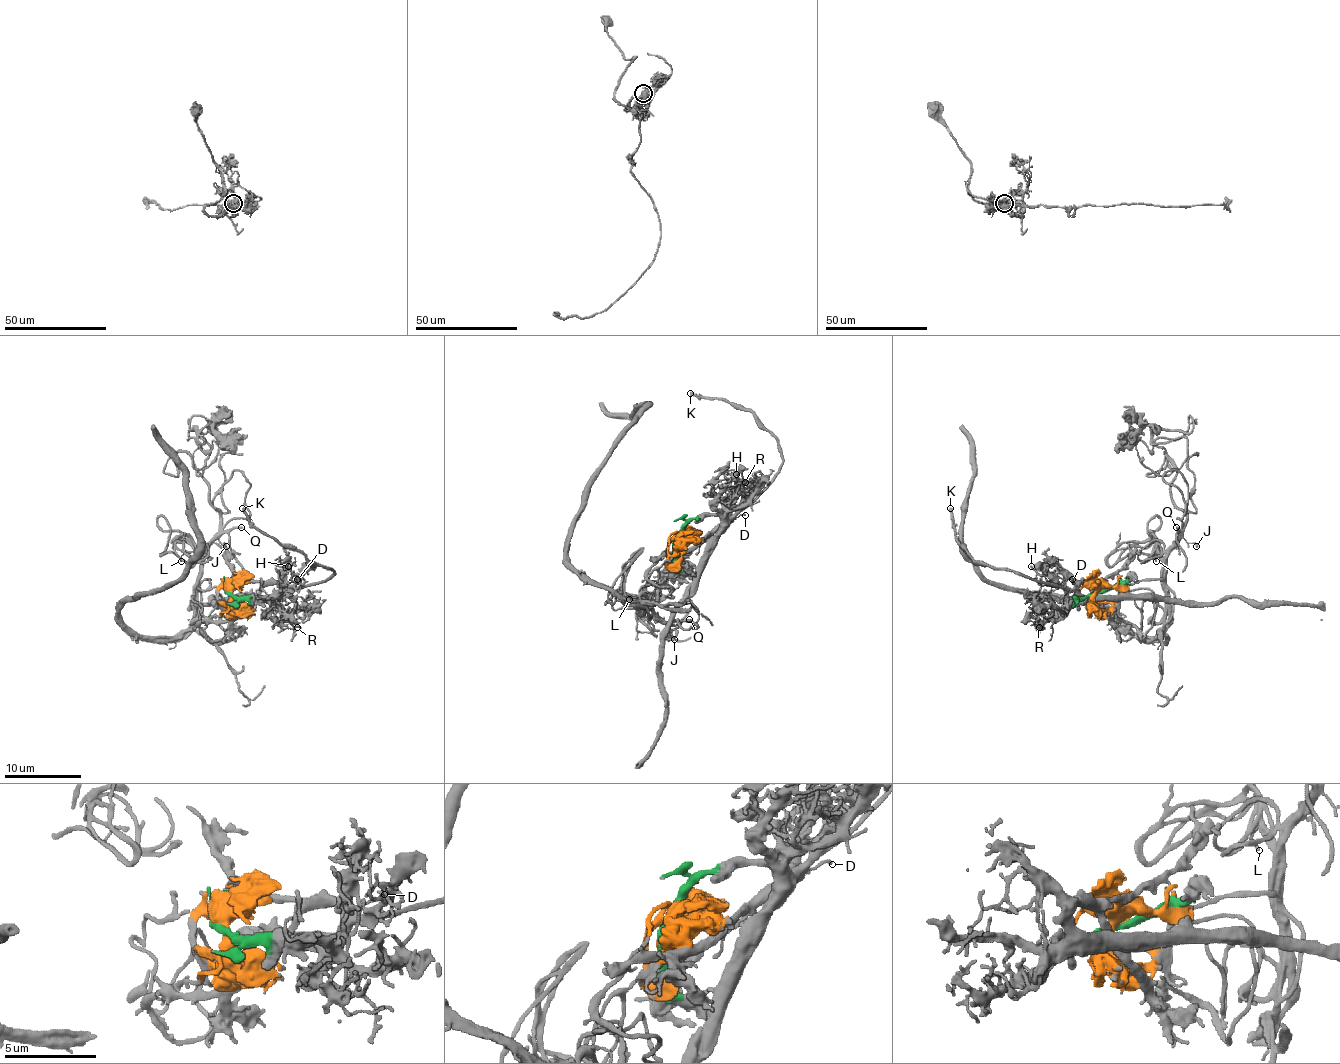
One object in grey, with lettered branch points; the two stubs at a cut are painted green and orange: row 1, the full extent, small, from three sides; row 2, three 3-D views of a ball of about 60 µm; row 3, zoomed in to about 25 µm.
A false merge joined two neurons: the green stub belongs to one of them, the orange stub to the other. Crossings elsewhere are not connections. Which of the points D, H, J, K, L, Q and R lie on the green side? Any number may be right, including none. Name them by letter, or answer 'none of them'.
D, H, K, R

